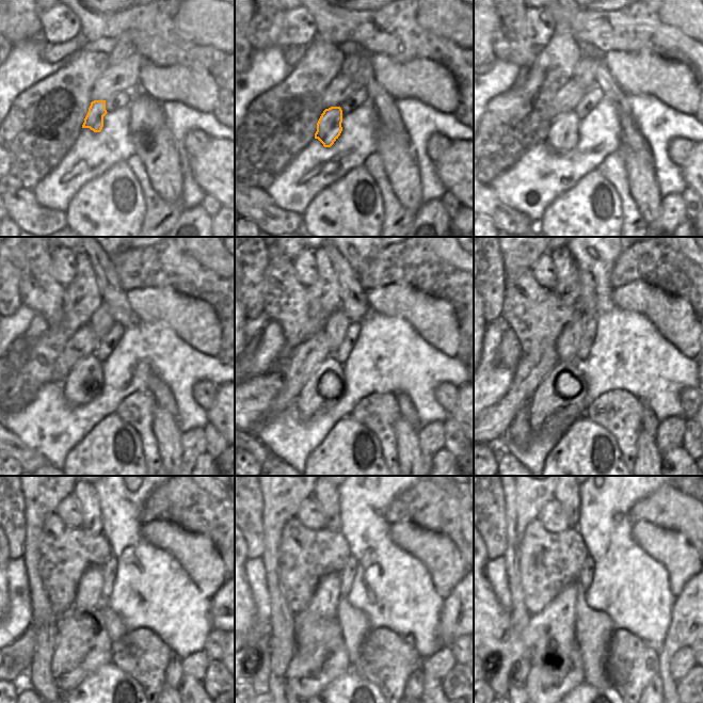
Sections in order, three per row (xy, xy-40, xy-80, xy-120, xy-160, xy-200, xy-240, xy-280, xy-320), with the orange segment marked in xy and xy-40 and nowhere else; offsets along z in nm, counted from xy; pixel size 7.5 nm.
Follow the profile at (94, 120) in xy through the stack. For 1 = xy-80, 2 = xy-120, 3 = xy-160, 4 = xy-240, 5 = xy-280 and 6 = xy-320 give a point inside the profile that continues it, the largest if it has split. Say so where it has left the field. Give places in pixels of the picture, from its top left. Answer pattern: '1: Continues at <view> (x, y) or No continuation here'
1: Continues at xy-80 (563, 136)
2: Continues at xy-120 (83, 383)
3: Continues at xy-160 (324, 386)
4: Continues at xy-240 (82, 645)
5: Continues at xy-280 (307, 675)
6: Continues at xy-320 (548, 682)

